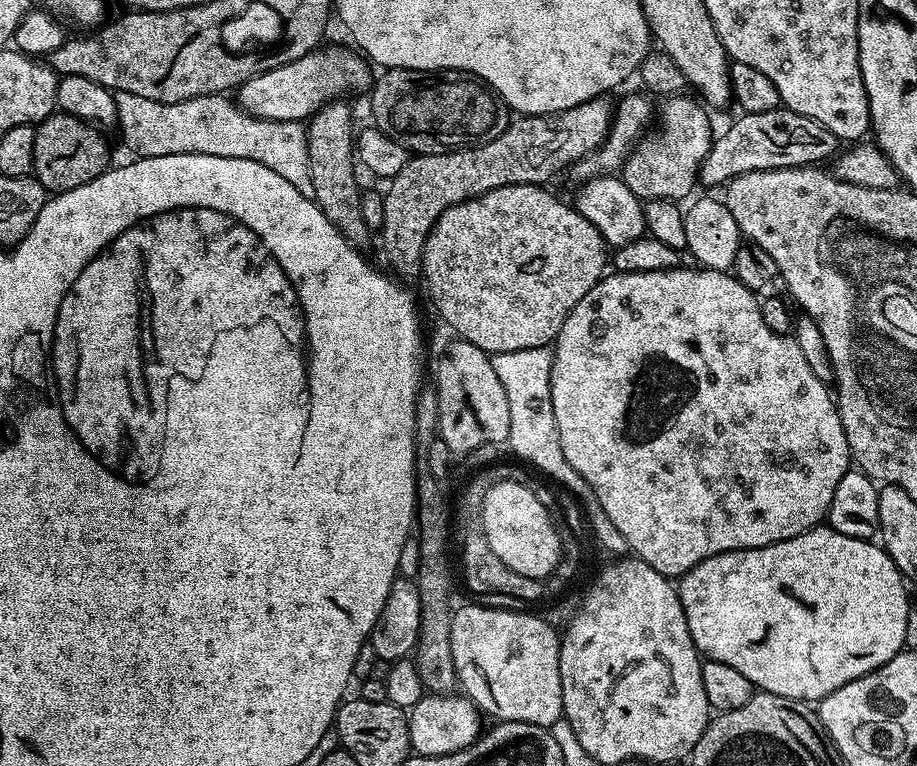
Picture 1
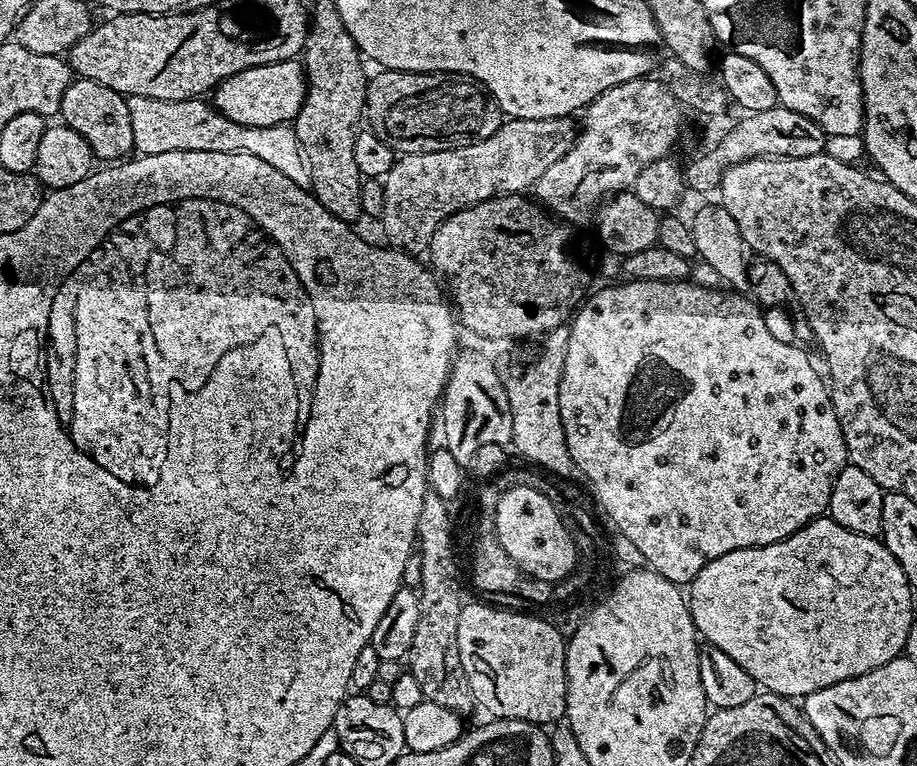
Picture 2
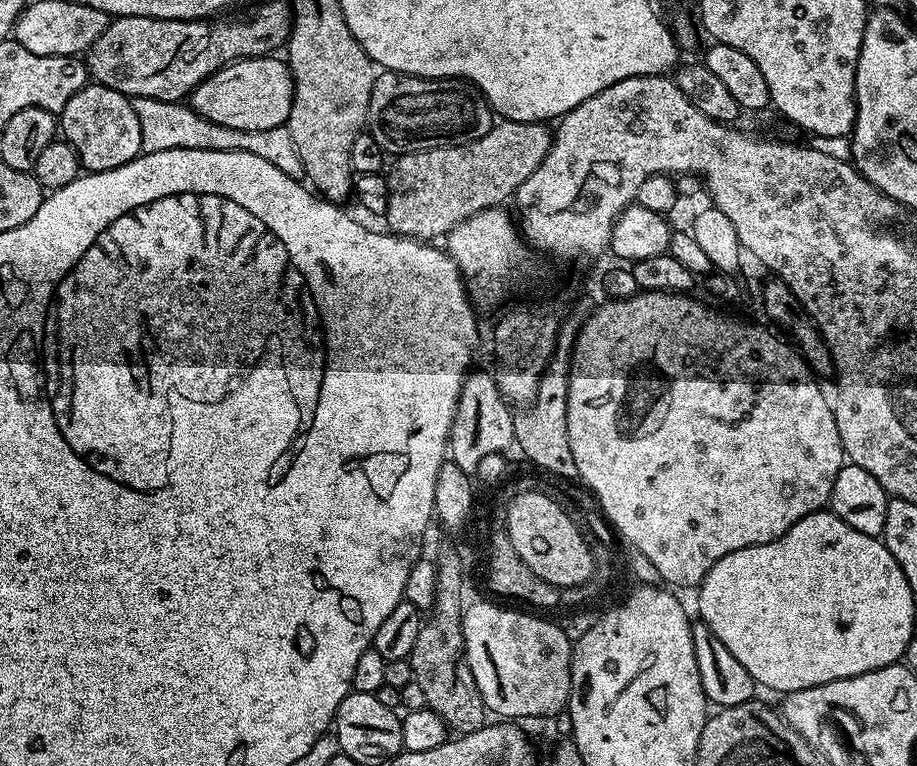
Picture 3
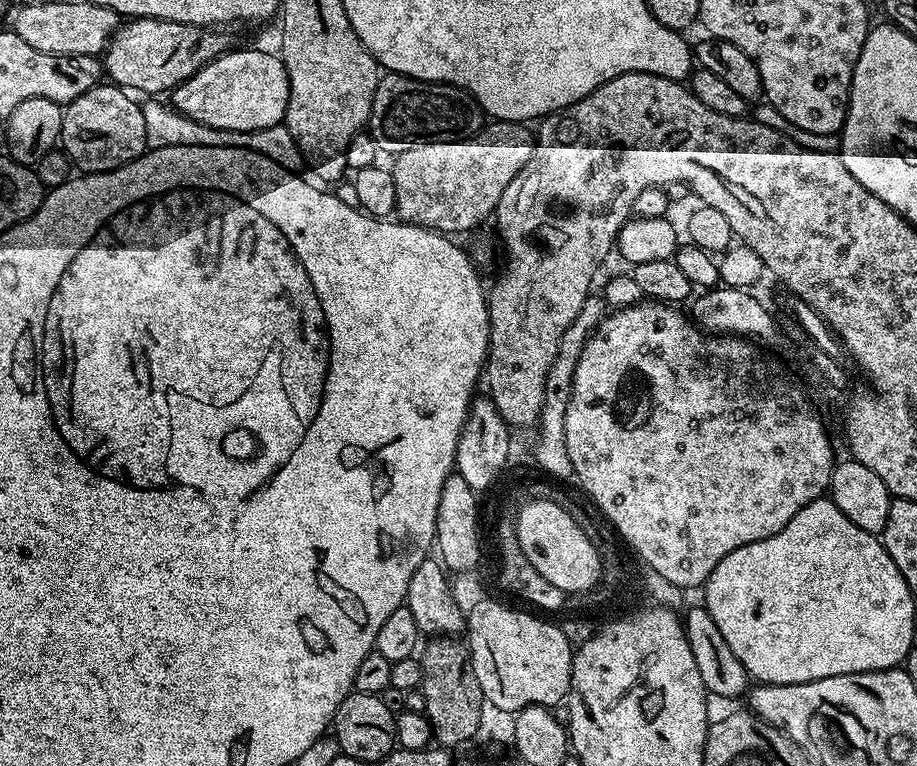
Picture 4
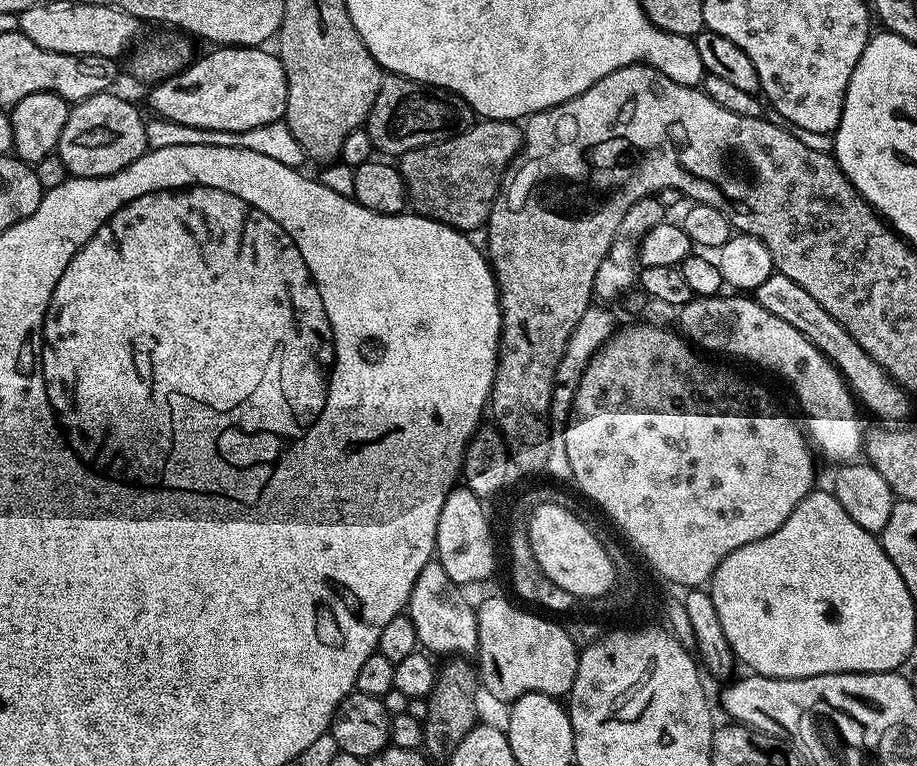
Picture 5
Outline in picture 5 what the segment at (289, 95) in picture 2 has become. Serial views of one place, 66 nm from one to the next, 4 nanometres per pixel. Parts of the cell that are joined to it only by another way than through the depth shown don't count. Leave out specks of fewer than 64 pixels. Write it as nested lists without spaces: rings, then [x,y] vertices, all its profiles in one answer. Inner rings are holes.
[[[216,46],[204,57],[193,59],[188,67],[169,80],[161,80],[151,85],[148,104],[155,115],[162,120],[169,120],[182,126],[194,126],[198,130],[215,132],[241,132],[254,130],[284,120],[288,83],[282,70],[282,62],[275,52],[268,52],[263,46],[238,48],[235,46]]]

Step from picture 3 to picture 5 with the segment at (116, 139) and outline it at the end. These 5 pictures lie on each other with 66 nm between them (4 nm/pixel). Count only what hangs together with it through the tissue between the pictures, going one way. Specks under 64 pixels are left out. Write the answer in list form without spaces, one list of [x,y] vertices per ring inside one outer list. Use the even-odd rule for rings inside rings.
[[[112,90],[99,92],[69,107],[58,149],[69,177],[113,176],[123,172],[126,166],[137,163],[149,151],[145,117],[140,117],[139,110],[130,101],[114,93]]]

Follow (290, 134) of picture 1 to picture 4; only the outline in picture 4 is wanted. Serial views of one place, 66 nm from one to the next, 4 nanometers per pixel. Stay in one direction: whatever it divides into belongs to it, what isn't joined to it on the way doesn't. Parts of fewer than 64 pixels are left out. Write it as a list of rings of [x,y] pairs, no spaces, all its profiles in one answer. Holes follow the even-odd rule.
[[[148,98],[143,101],[142,118],[146,120],[146,142],[148,148],[169,148],[170,146],[218,146],[219,148],[243,148],[245,153],[256,152],[259,156],[265,156],[274,161],[281,168],[289,170],[299,169],[302,164],[300,148],[296,139],[290,134],[290,130],[284,124],[275,124],[262,130],[253,132],[231,132],[230,130],[218,130],[210,126],[202,126],[202,122],[194,122],[194,118],[184,116],[167,103],[159,104],[159,99]]]

